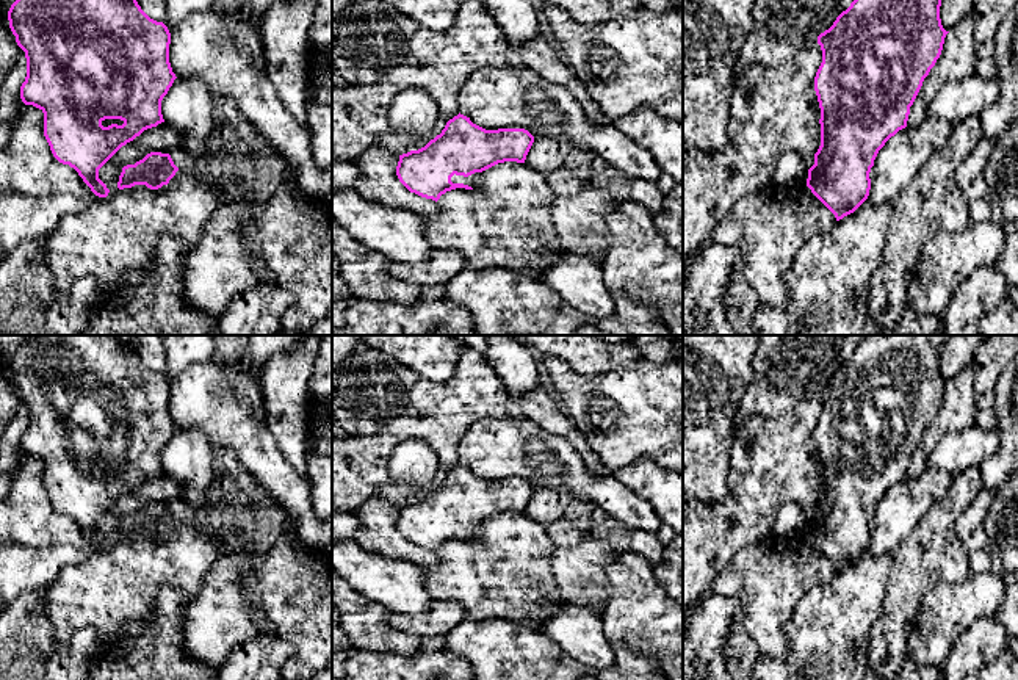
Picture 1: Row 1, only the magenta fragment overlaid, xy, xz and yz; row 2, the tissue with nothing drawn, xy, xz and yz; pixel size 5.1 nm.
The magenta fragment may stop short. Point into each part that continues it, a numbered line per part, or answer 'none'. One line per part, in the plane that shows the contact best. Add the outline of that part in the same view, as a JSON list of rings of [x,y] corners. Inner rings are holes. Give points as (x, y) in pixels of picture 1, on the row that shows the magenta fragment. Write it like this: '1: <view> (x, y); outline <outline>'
1: xz (472, 180); outline [[[475,172],[475,174],[471,174],[471,175],[468,175],[468,177],[464,177],[464,175],[453,175],[451,177],[451,182],[453,183],[464,183],[464,185],[468,185],[468,186],[478,186],[478,183],[479,183],[479,179],[481,179],[481,172]]]

